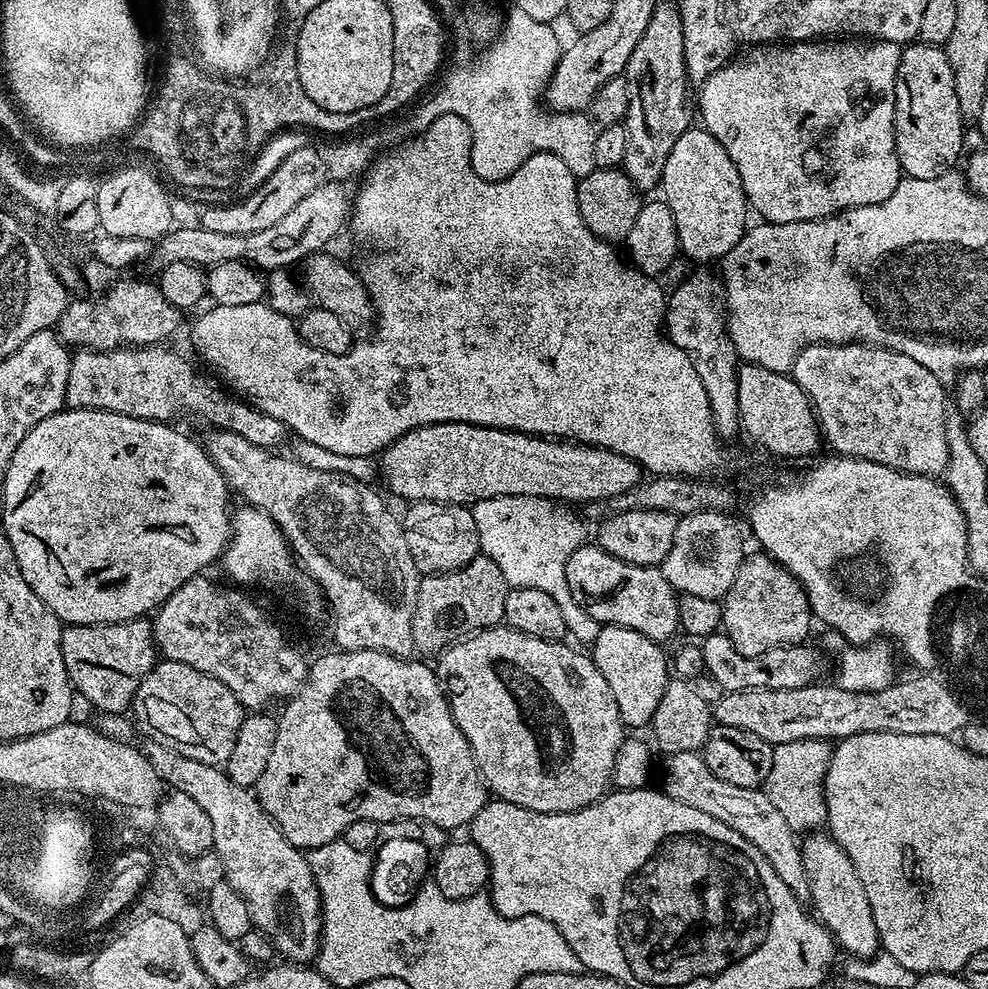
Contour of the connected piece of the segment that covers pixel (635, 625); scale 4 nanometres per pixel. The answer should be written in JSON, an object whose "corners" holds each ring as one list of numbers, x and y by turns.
{"corners":[[585,542,581,544,574,554,566,562,566,583,570,585,570,594,574,594,574,602,590,614,601,626,613,624,614,626,626,626,630,630,638,630,638,634,646,634,646,638,657,642,665,642,672,635,677,635,680,623,678,622,678,602,680,596,675,588,666,582,663,571,659,567,638,566,630,562,622,562,622,558,614,558,606,550,600,548,599,543]]}

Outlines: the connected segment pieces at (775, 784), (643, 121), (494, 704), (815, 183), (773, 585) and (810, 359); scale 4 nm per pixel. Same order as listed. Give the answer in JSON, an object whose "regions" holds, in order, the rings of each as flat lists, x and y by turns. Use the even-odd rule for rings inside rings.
{"regions":[[[827,740,786,742,773,747,774,766,770,766,770,778,762,785,778,814,797,834,812,834,828,823,824,779,832,761,833,745]],[[657,3,654,14,646,26,646,34,634,46,630,62,622,73,630,90,630,106,623,118,628,132,628,145,622,171,634,182,641,193,648,194,664,178,666,158,674,150,674,142,690,127,688,121,688,87,690,81,684,61,684,27,680,9,675,3]],[[507,626,484,628,449,644,439,653,440,665,434,668,451,703,454,722,470,742,485,785,499,799,526,810,573,812,599,800,613,783,618,750,626,739,618,702,614,702,606,678,587,651,571,646,576,647,534,638]],[[864,38,768,42,733,59,703,81,703,127,722,142,730,162,738,166,742,190,761,221,785,224,820,220,847,208,886,202,894,194,902,178,896,153,896,75,901,51,901,45,888,40]],[[767,554,760,556,745,555,744,561,738,566,738,574,734,574,734,586,724,597,724,623,722,631,730,638,734,650,743,656,757,656,766,654,766,650,775,648,787,648,793,644,805,643,809,638,808,631,814,625,812,606,808,601,806,590,801,586,800,579,794,574,790,574,776,560]],[[808,344,796,356,796,361,792,364,790,373,792,379,802,386,802,390,808,396,812,407,816,409,816,421,820,423,820,431,823,439,826,441,833,453,841,456,853,456,859,460,869,460,878,462,882,466,890,466,899,472,908,472,911,476,931,476,939,477,948,466,948,447,946,446,946,426,950,419,950,404,944,401,945,385,940,383,940,379,933,372,926,370,922,362,914,362,906,354,898,354,889,348,882,348,875,344]]]}

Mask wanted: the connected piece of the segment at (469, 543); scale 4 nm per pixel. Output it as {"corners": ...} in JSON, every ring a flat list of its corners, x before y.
{"corners":[[429,500,409,503,402,512,402,523,406,534,406,546,410,546,410,558,421,574,453,572,466,566,481,555,478,530,474,526,471,507,462,504,439,504]]}

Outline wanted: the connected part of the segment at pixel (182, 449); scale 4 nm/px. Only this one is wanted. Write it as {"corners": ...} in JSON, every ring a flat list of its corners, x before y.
{"corners":[[73,408,47,416,45,420,38,422,38,426,34,426,24,435,22,442,18,442,18,450,14,450,14,458,10,458,8,469,2,478,2,484,4,484,4,528,2,528,2,532,3,535,7,536,10,546,14,546,14,558,18,558,22,578,26,578,26,582,30,582,30,590,34,590,34,594,38,594,38,598,42,598,42,602,46,602,48,609,65,625,121,624,127,620,138,620,147,617,149,614,155,613,161,604,165,604,170,598,170,594,174,594,174,590,178,590,178,586,182,586,190,578,201,575,205,571,204,567,207,564,212,564,215,560,217,563,223,557,224,549,227,548,228,541,232,539,233,513,230,508,228,512,228,496,230,497,228,481,218,470,218,466,214,466,214,462,197,441,195,444,186,433,179,432,178,429,172,427,176,426,159,420,139,420,133,416,118,414,117,412,96,412,93,408]]}

